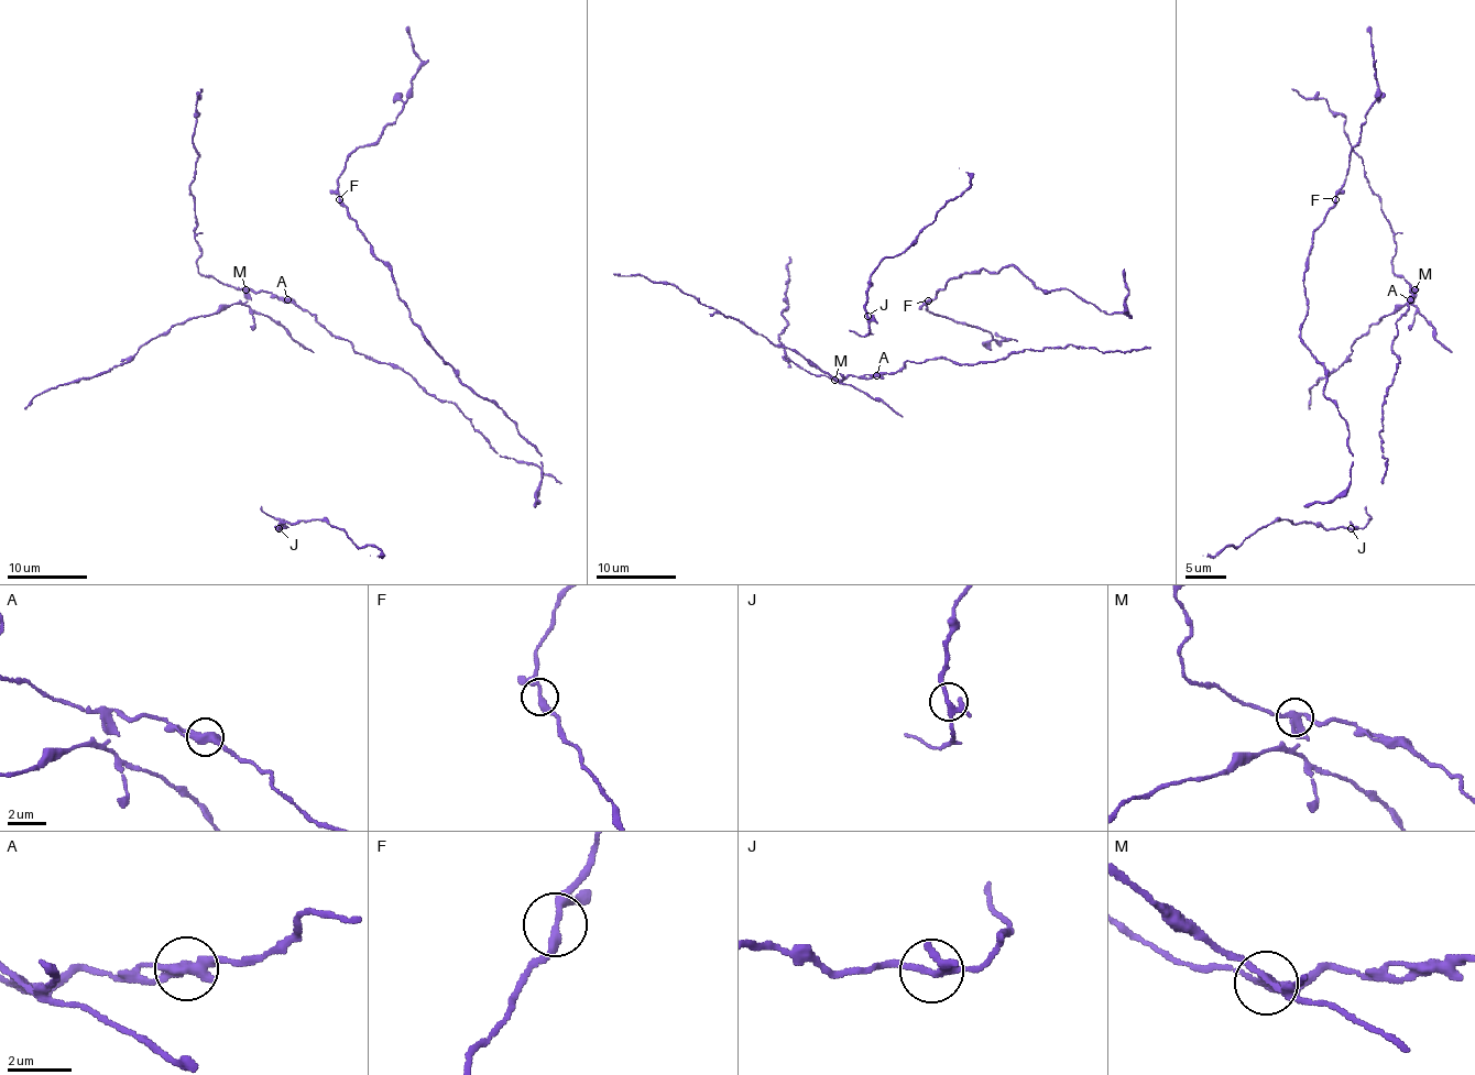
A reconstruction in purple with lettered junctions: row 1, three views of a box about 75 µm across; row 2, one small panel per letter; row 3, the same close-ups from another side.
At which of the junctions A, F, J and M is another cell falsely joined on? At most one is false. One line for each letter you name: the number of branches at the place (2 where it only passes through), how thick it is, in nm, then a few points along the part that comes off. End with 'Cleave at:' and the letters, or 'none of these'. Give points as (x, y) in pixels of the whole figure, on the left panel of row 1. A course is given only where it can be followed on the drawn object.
M: 4 branches meet; 240 nm thick; foreign part runs (244, 289), (242, 304), (220, 305), (210, 316), (188, 317), (144, 343), (122, 363), (45, 390), (25, 408)
Cleave at: M

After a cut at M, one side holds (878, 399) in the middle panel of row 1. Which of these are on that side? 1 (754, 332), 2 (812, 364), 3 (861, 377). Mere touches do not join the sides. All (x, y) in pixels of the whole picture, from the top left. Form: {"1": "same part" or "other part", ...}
{"1": "same part", "2": "same part", "3": "other part"}

